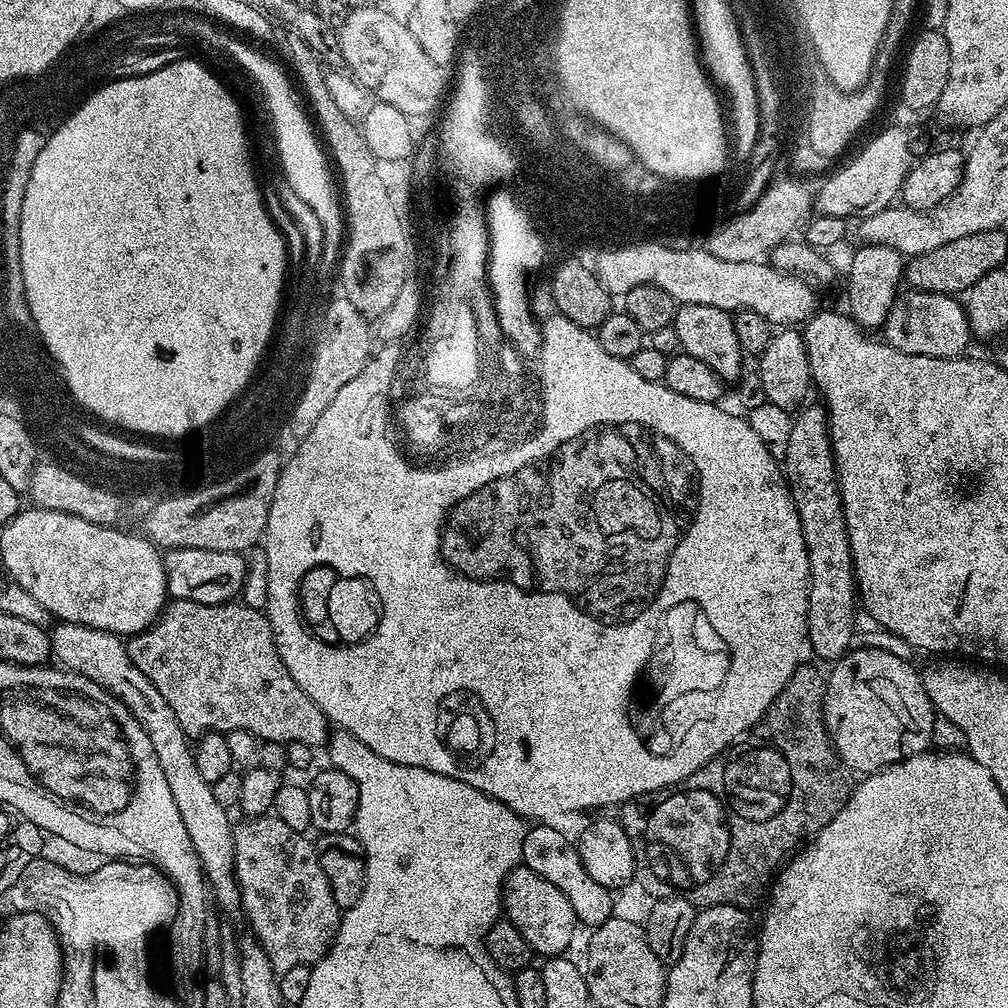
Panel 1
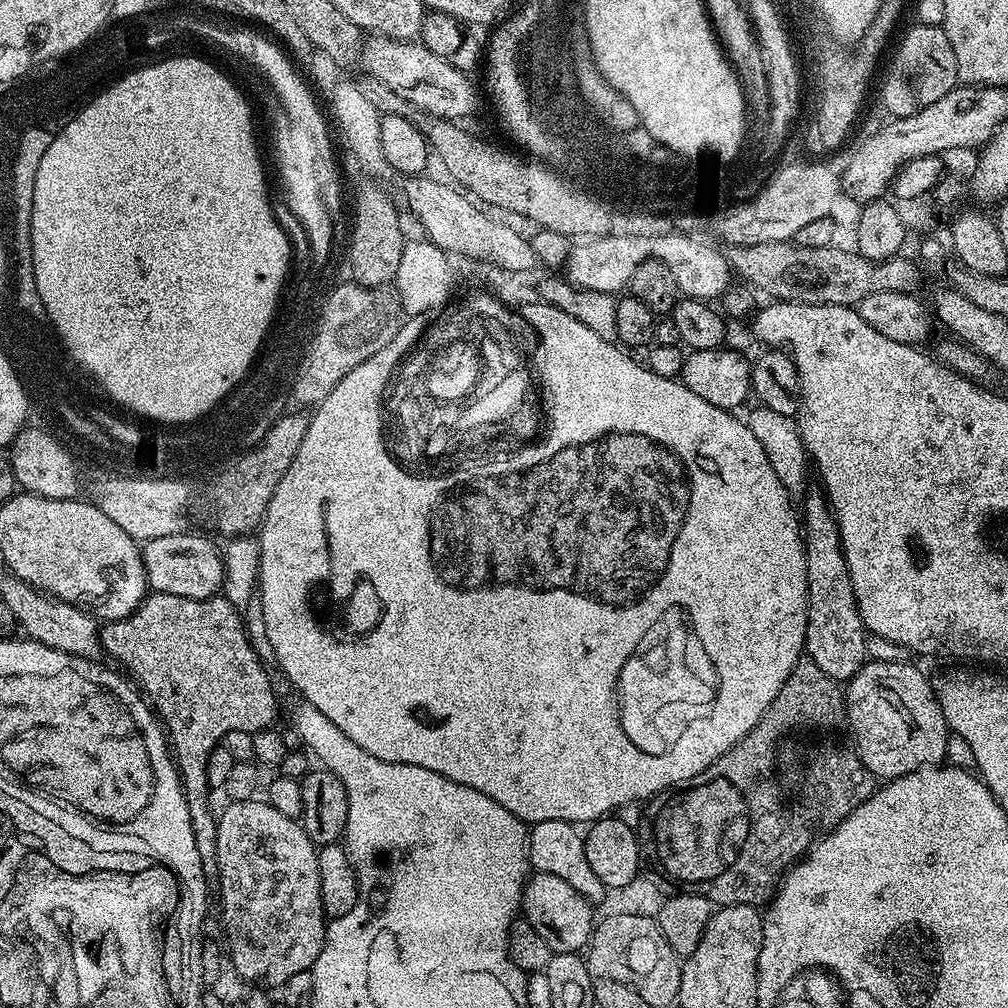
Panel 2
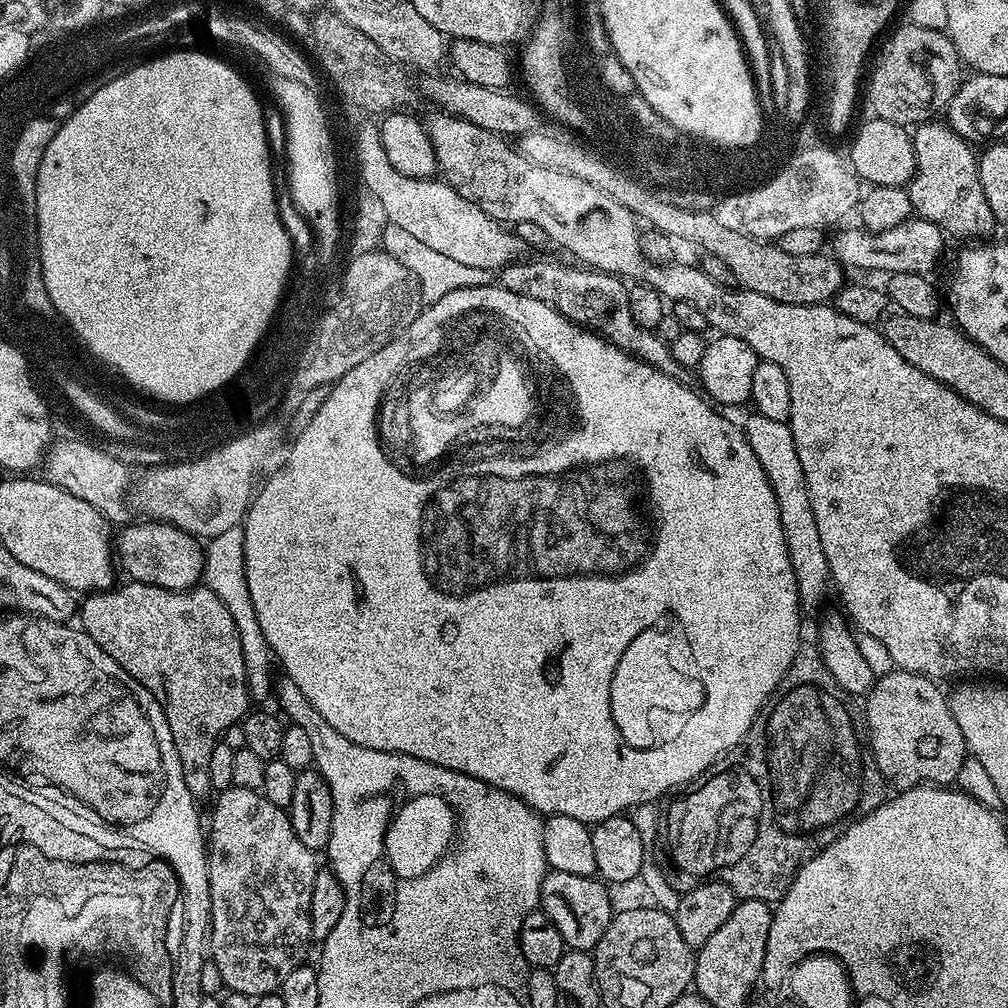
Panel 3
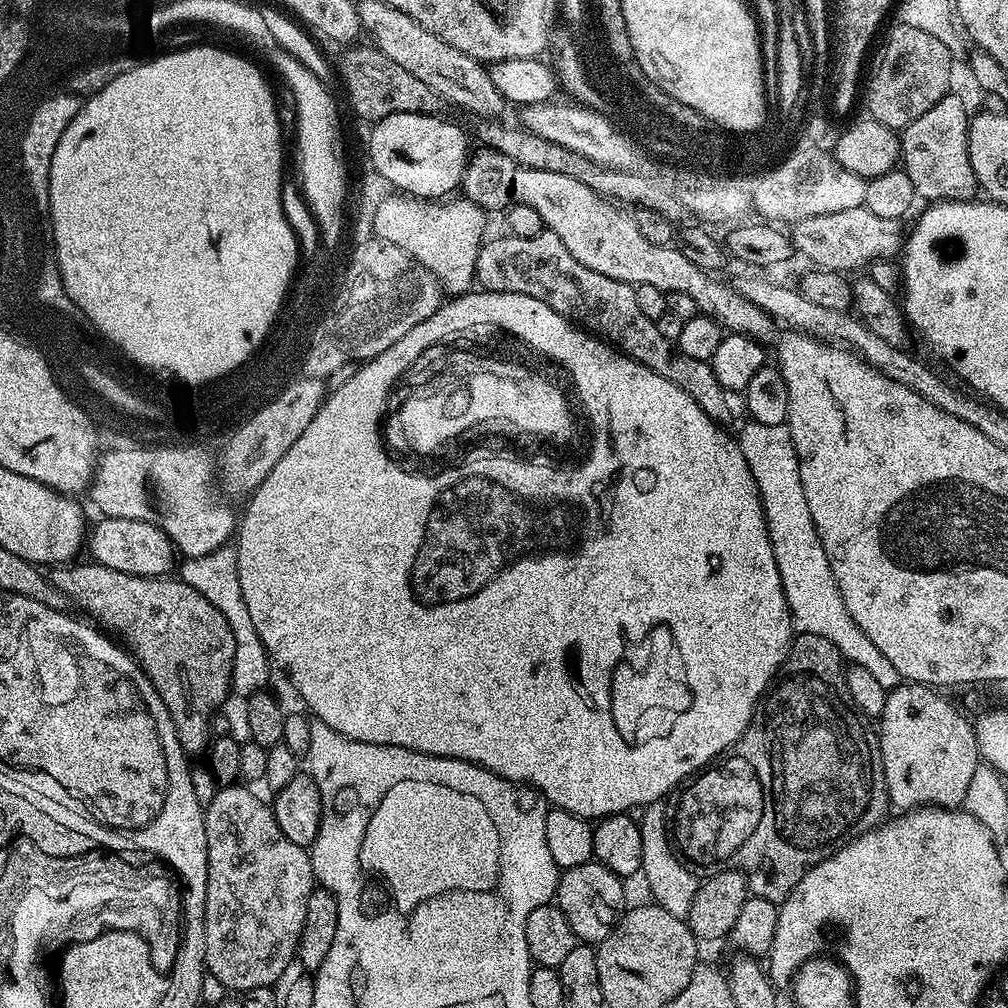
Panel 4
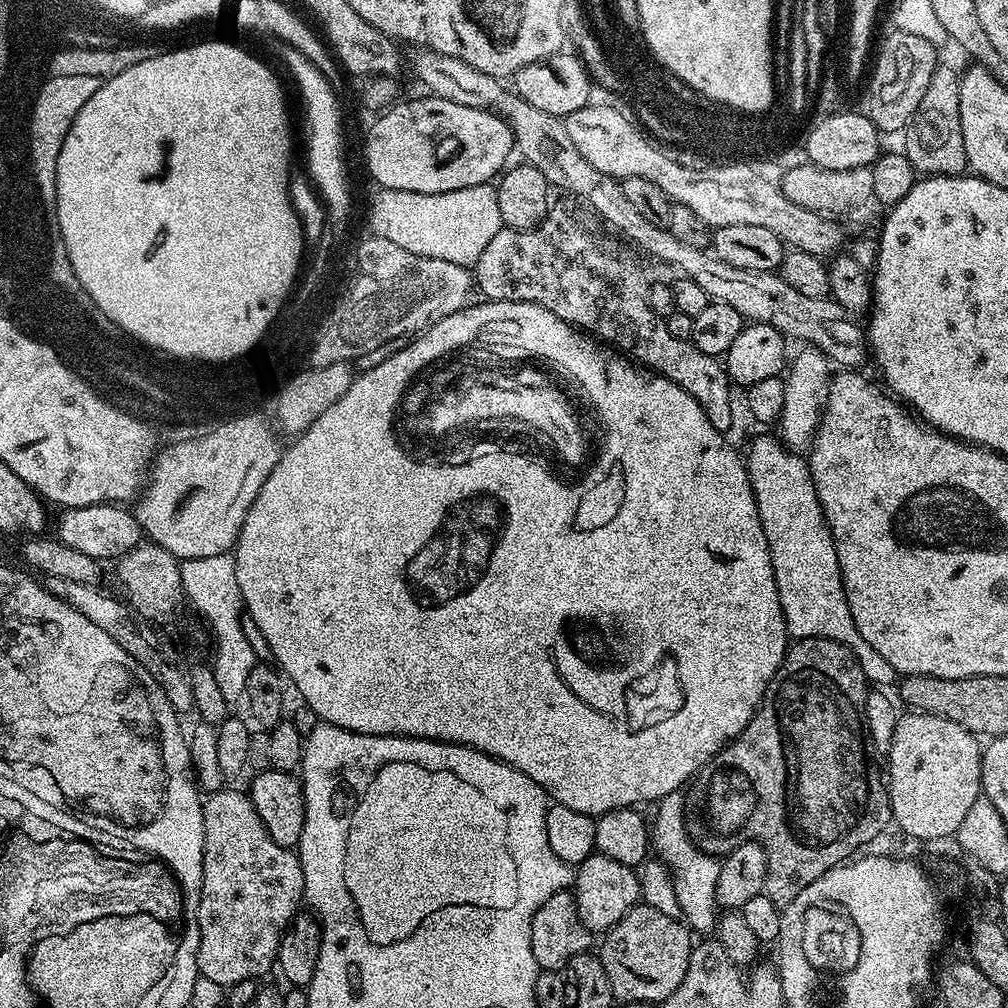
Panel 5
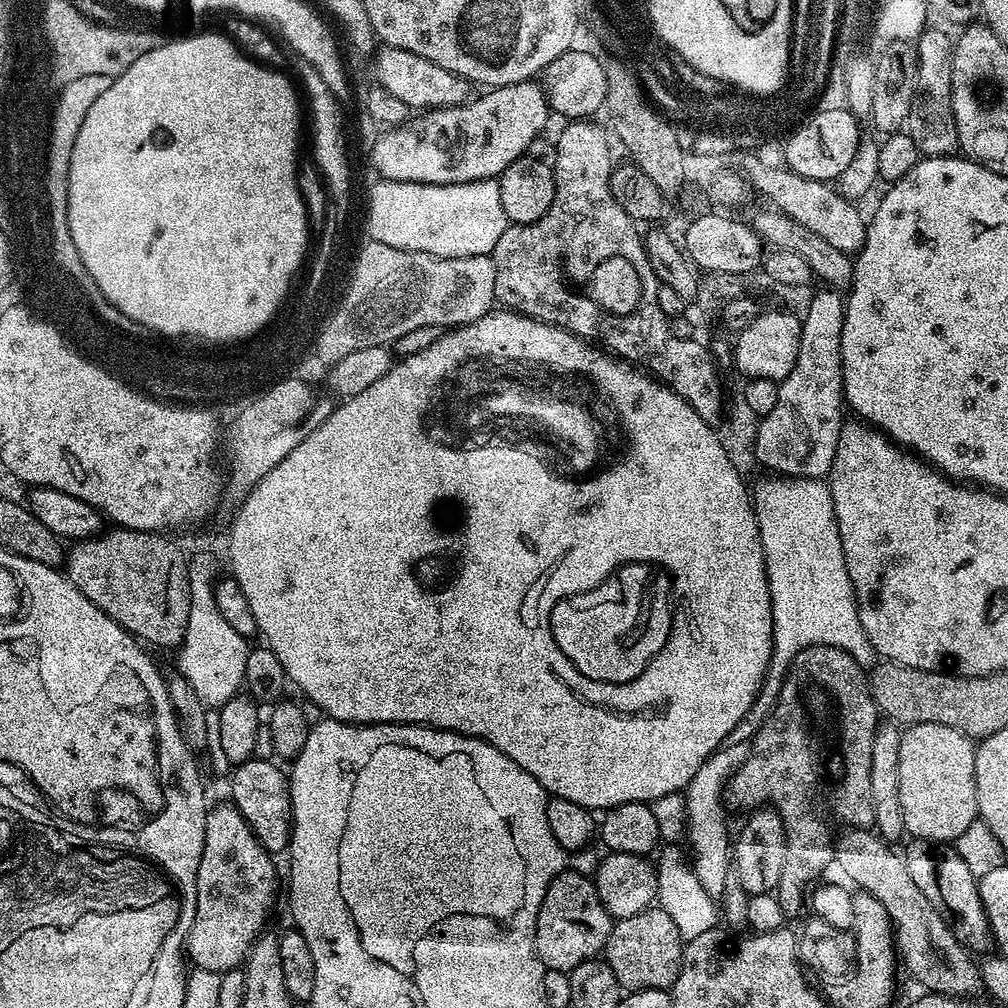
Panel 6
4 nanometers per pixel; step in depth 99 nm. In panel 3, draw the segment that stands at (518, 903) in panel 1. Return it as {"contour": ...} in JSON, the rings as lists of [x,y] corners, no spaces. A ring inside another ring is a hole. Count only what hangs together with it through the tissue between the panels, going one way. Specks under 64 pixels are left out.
{"contour":[[[551,870],[544,876],[538,908],[546,914],[546,918],[550,918],[550,922],[554,922],[558,934],[569,949],[586,953],[595,949],[602,934],[606,934],[614,915],[605,881],[596,876],[579,876]]]}

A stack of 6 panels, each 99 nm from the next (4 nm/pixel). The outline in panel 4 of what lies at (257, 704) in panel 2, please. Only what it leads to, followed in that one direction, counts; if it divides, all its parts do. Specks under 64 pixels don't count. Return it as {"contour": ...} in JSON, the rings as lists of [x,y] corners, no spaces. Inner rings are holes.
{"contour":[[[72,562],[53,567],[50,572],[52,583],[57,584],[67,594],[75,607],[77,604],[82,611],[89,612],[93,616],[91,619],[105,633],[115,637],[131,653],[168,708],[170,718],[174,722],[174,730],[178,734],[178,742],[185,754],[200,751],[203,753],[210,744],[210,721],[220,710],[216,708],[222,707],[224,699],[232,692],[236,643],[234,630],[230,630],[230,622],[226,622],[218,606],[202,598],[202,594],[198,594],[194,586],[182,579],[122,574],[95,562],[80,563]]]}

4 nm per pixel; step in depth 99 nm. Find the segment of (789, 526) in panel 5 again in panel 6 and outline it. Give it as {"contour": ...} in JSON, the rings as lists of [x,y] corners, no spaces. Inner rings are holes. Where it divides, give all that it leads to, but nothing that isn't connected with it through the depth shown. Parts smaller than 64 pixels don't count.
{"contour":[[[790,476],[768,479],[772,480],[764,480],[754,488],[751,498],[752,508],[756,511],[756,525],[760,531],[768,589],[772,599],[772,661],[768,663],[763,686],[751,710],[724,739],[723,746],[726,747],[749,743],[755,737],[777,702],[782,682],[792,666],[792,659],[802,650],[814,645],[834,646],[838,650],[846,650],[846,654],[850,654],[850,658],[854,658],[854,662],[858,662],[865,670],[871,669],[878,660],[874,646],[870,638],[866,638],[866,630],[862,630],[862,622],[858,618],[860,607],[856,605],[856,591],[846,570],[831,487],[823,479],[802,480]]]}

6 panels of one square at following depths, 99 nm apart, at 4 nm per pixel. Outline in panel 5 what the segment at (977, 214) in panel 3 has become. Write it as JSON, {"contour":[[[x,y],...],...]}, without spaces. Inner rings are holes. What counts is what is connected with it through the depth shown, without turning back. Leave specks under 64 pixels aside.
{"contour":[[[938,66],[934,70],[934,78],[930,78],[930,86],[920,104],[920,109],[912,116],[912,122],[903,133],[904,148],[902,154],[920,174],[933,176],[959,176],[968,168],[966,158],[966,142],[962,142],[962,118],[960,117],[960,76],[952,68]]]}

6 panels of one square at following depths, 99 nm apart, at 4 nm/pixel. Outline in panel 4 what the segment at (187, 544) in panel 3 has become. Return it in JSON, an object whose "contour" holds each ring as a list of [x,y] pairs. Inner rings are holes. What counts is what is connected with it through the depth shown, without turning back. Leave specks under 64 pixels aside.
{"contour":[[[109,516],[97,519],[97,524],[91,525],[90,531],[86,536],[87,551],[92,551],[91,559],[97,564],[118,570],[122,574],[134,574],[135,576],[154,576],[164,578],[168,572],[177,567],[178,553],[172,544],[172,539],[158,526],[150,522],[138,522],[134,518],[110,518]]]}

